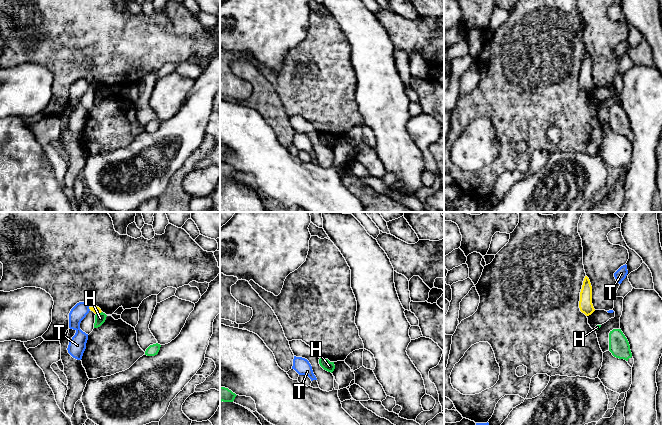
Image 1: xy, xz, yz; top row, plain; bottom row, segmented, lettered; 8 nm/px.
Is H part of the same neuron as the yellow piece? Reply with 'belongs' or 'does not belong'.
does not belong

